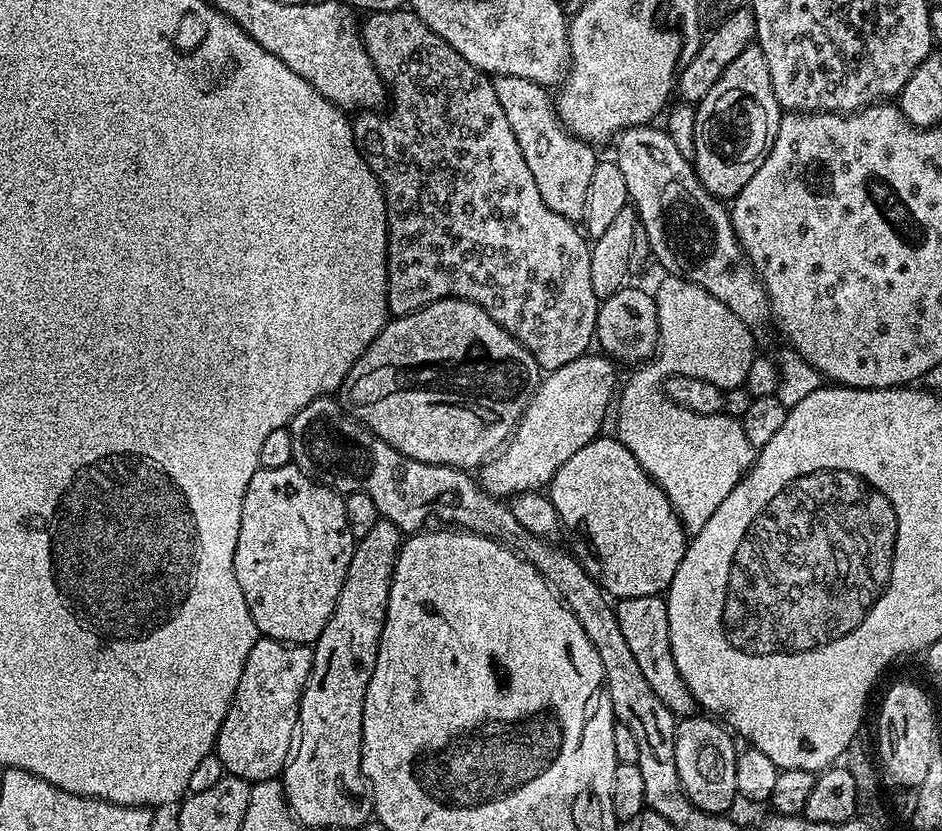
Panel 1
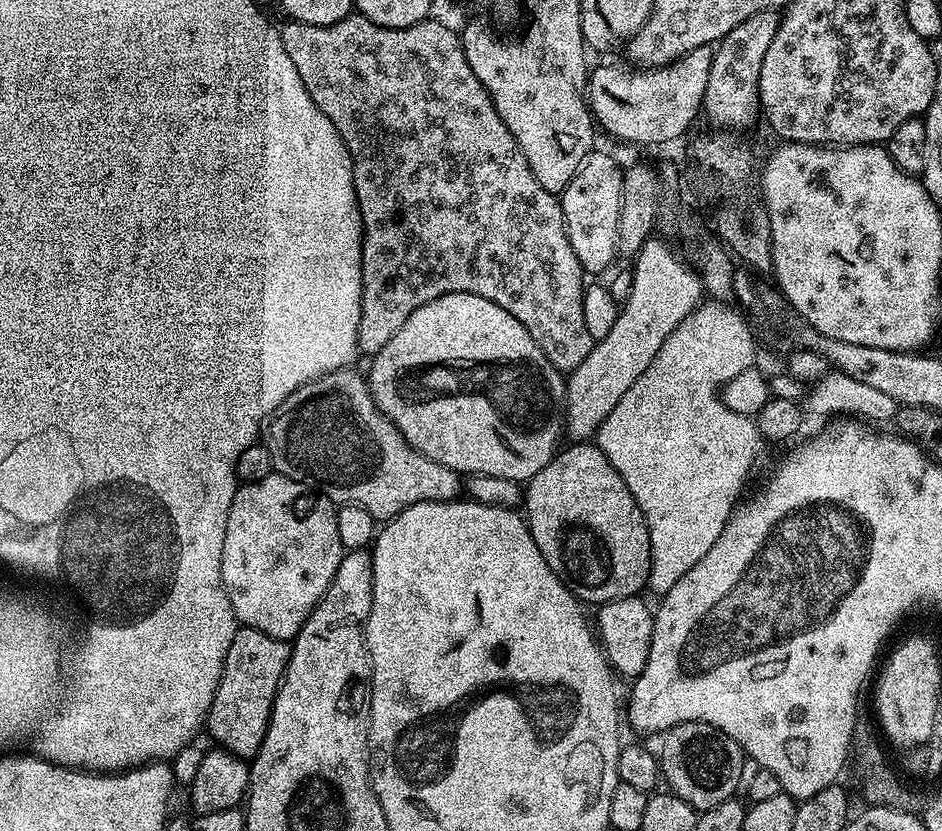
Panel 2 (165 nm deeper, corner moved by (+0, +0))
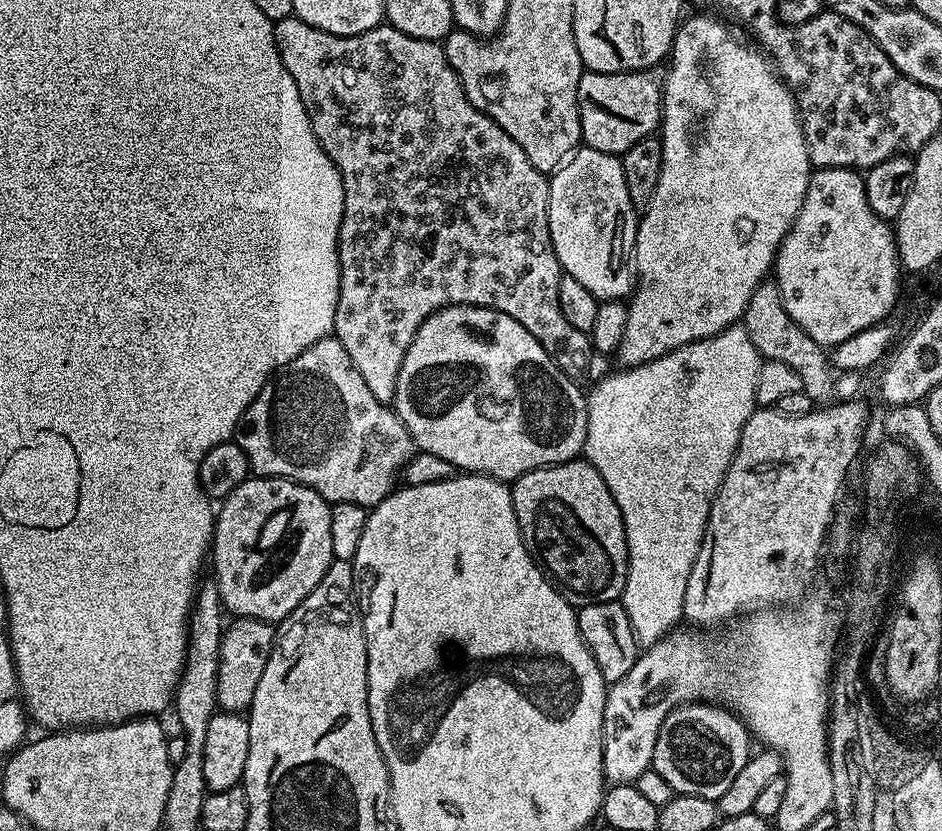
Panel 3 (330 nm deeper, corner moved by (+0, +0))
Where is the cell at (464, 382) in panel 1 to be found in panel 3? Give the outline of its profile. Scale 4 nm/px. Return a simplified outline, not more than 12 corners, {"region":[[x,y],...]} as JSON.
{"region":[[493,308],[430,314],[413,445],[515,482],[583,453],[588,397]]}

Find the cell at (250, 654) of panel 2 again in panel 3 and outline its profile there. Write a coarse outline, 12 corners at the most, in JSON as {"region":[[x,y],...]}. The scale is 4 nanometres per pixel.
{"region":[[249,616],[220,638],[216,703],[243,713],[277,629]]}

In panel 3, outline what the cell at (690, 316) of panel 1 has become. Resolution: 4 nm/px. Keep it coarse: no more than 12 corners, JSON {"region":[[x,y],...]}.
{"region":[[733,326],[604,376],[583,455],[622,514],[636,643],[684,620],[758,407]]}

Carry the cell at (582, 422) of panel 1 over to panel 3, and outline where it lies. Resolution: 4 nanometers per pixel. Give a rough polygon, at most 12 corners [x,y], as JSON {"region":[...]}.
{"region":[[677,27],[625,369],[743,321],[814,171],[771,59]]}

